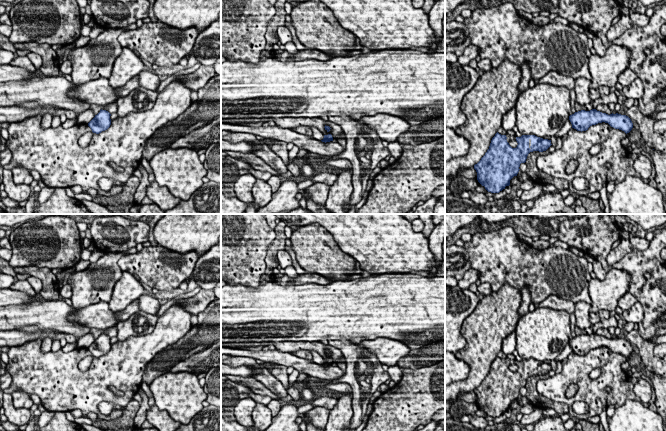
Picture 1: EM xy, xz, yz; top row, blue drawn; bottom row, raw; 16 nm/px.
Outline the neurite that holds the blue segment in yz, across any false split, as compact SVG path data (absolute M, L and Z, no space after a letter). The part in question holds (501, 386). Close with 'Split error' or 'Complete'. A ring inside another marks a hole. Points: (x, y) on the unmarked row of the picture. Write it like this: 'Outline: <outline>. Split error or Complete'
Outline: M497 356L485 379L474 389L478 406L491 417L499 417L510 409L510 404L517 400L520 388L526 386L530 376L543 376L552 369L551 364L522 359L516 361L518 369L512 372L506 363L506 359Z. Complete

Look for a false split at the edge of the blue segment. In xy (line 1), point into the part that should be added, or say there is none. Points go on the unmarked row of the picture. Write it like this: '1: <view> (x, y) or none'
1: none

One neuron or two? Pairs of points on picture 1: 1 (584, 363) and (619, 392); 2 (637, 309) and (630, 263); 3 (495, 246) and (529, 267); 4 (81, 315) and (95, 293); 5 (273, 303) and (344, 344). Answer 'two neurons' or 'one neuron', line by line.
1: one neuron
2: two neurons
3: one neuron
4: two neurons
5: two neurons

